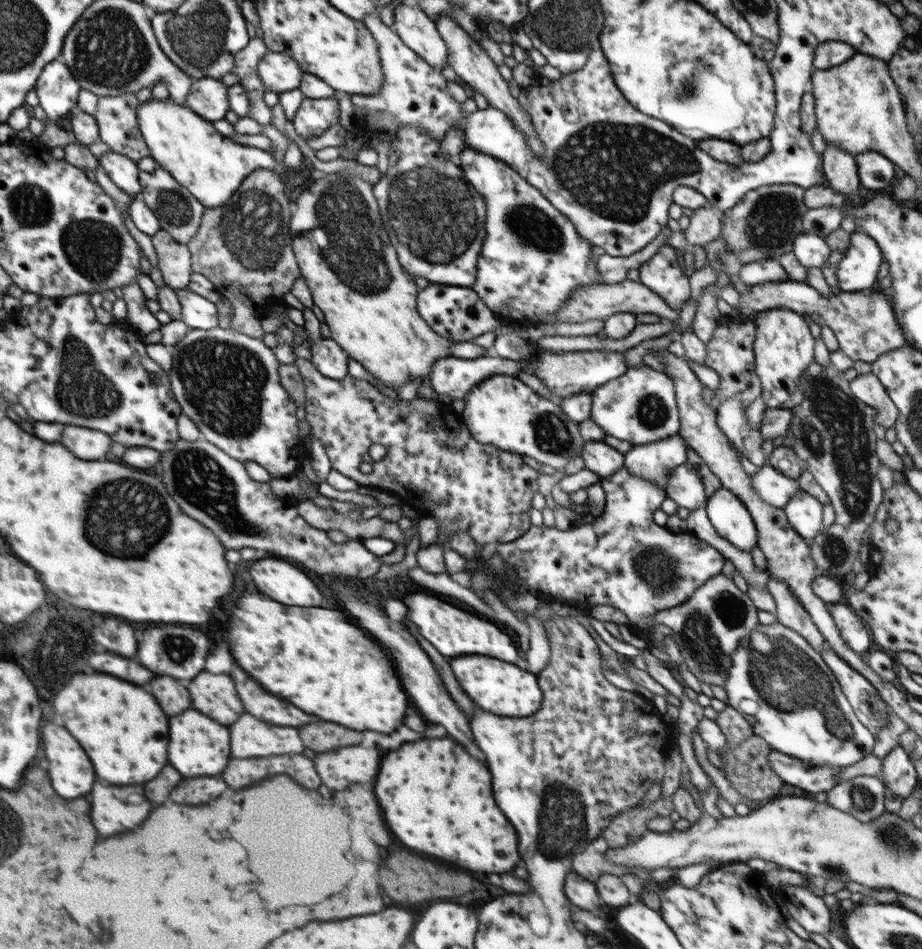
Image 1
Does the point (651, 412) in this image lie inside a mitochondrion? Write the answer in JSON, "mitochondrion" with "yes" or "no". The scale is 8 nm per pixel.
{"mitochondrion":"yes"}

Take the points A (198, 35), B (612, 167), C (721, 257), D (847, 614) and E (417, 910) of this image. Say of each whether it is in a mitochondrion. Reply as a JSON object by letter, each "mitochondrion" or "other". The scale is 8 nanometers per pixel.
{"A":"mitochondrion","B":"mitochondrion","C":"mitochondrion","D":"other","E":"other"}

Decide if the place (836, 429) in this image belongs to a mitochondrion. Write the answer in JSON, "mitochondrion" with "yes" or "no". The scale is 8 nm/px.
{"mitochondrion":"yes"}

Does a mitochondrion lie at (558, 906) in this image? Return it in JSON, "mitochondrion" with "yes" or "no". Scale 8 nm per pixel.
{"mitochondrion":"no"}

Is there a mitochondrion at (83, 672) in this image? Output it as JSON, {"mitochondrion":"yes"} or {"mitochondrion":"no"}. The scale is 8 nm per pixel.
{"mitochondrion":"no"}

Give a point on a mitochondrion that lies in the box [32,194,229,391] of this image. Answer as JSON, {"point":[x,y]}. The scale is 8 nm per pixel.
{"point":[96,248]}

